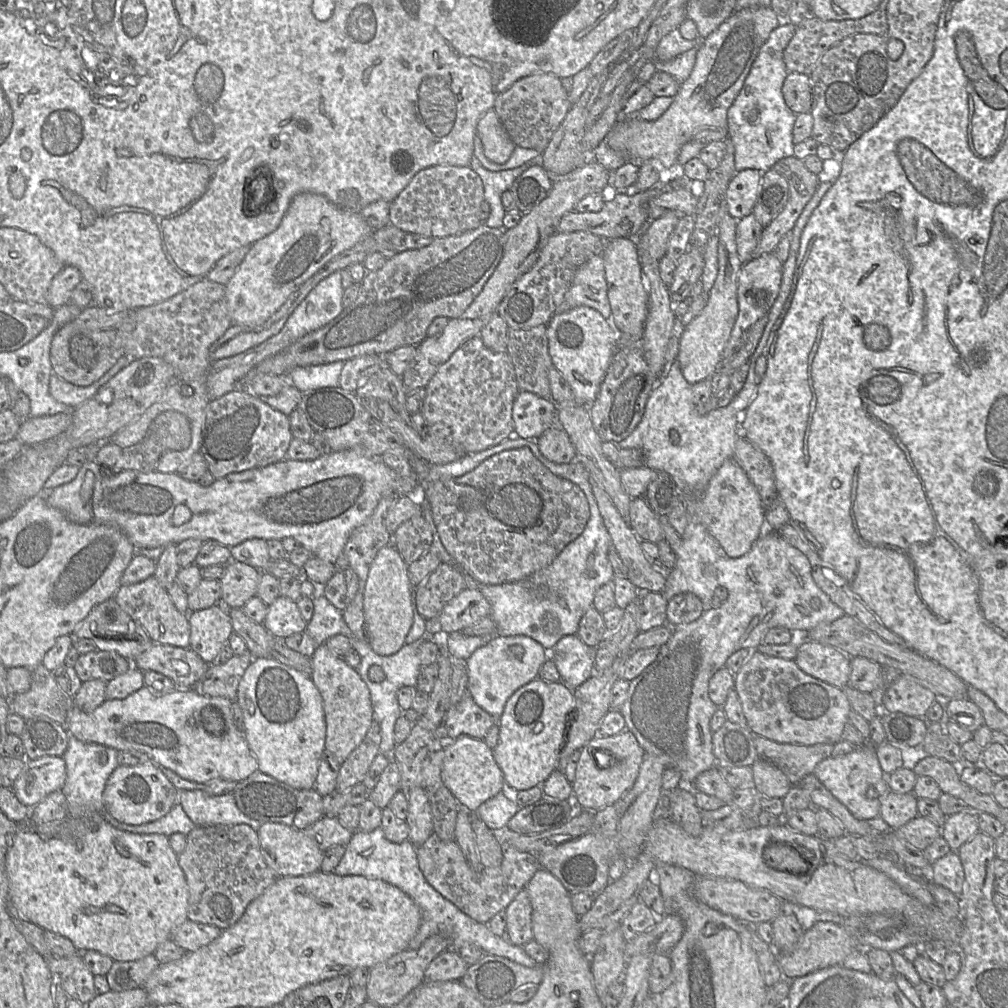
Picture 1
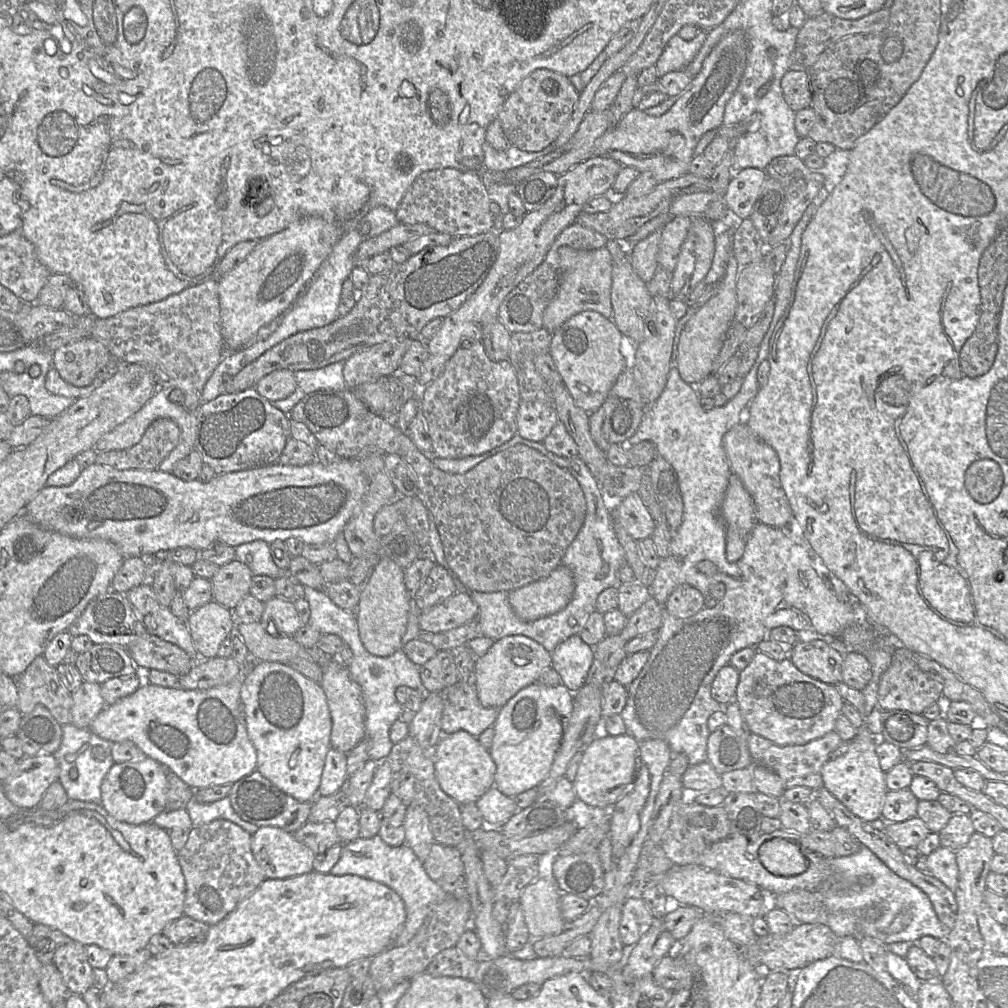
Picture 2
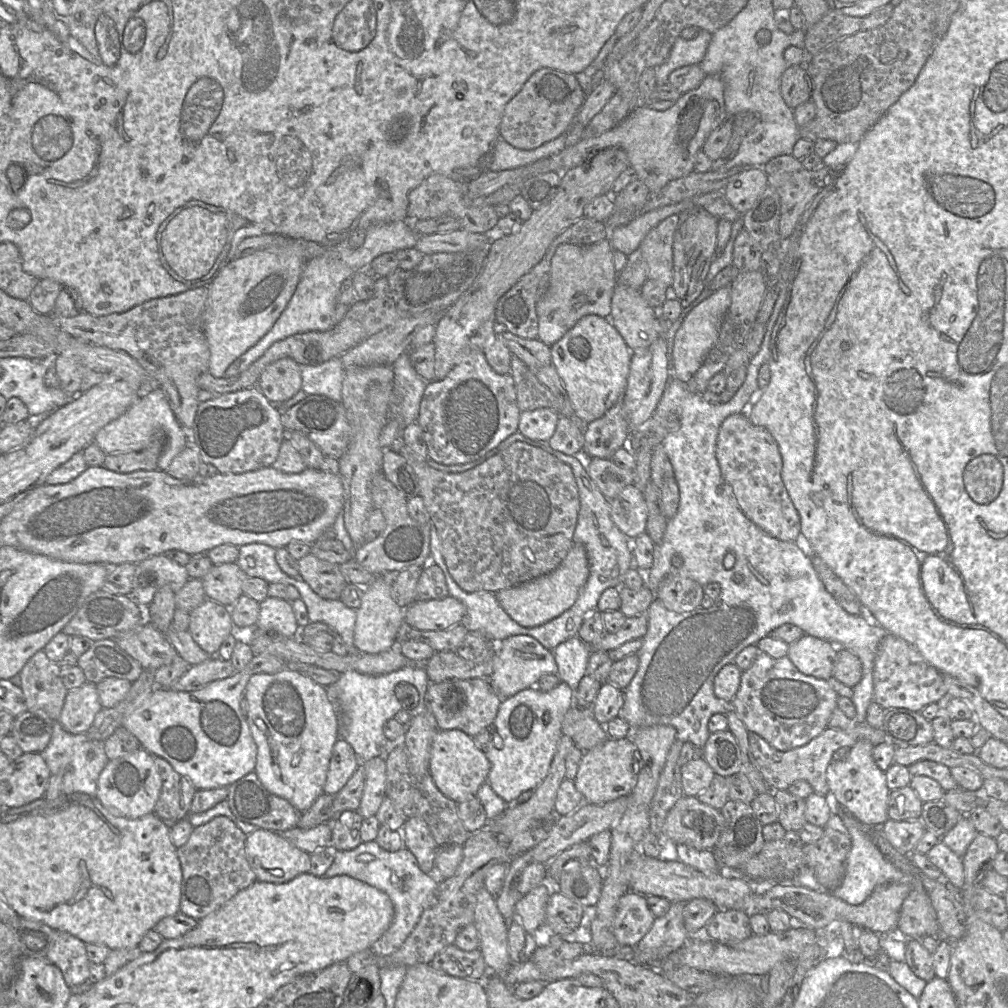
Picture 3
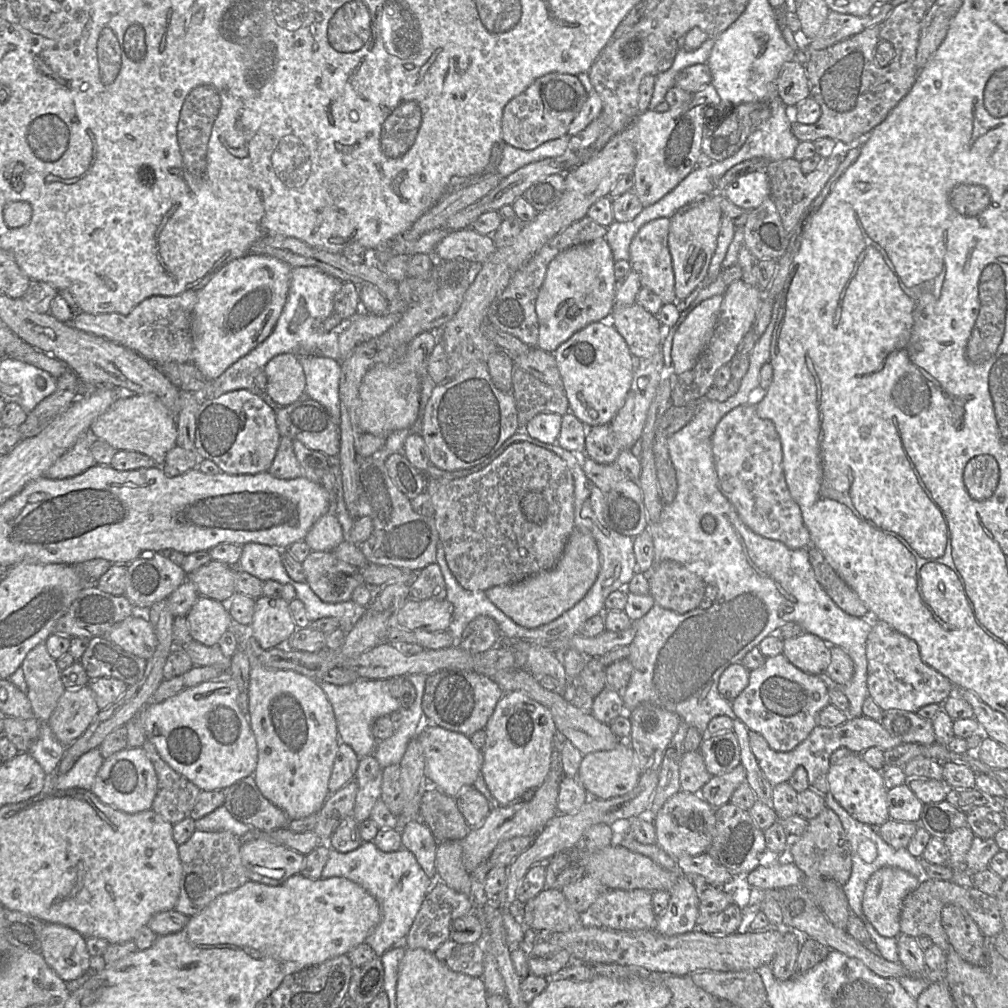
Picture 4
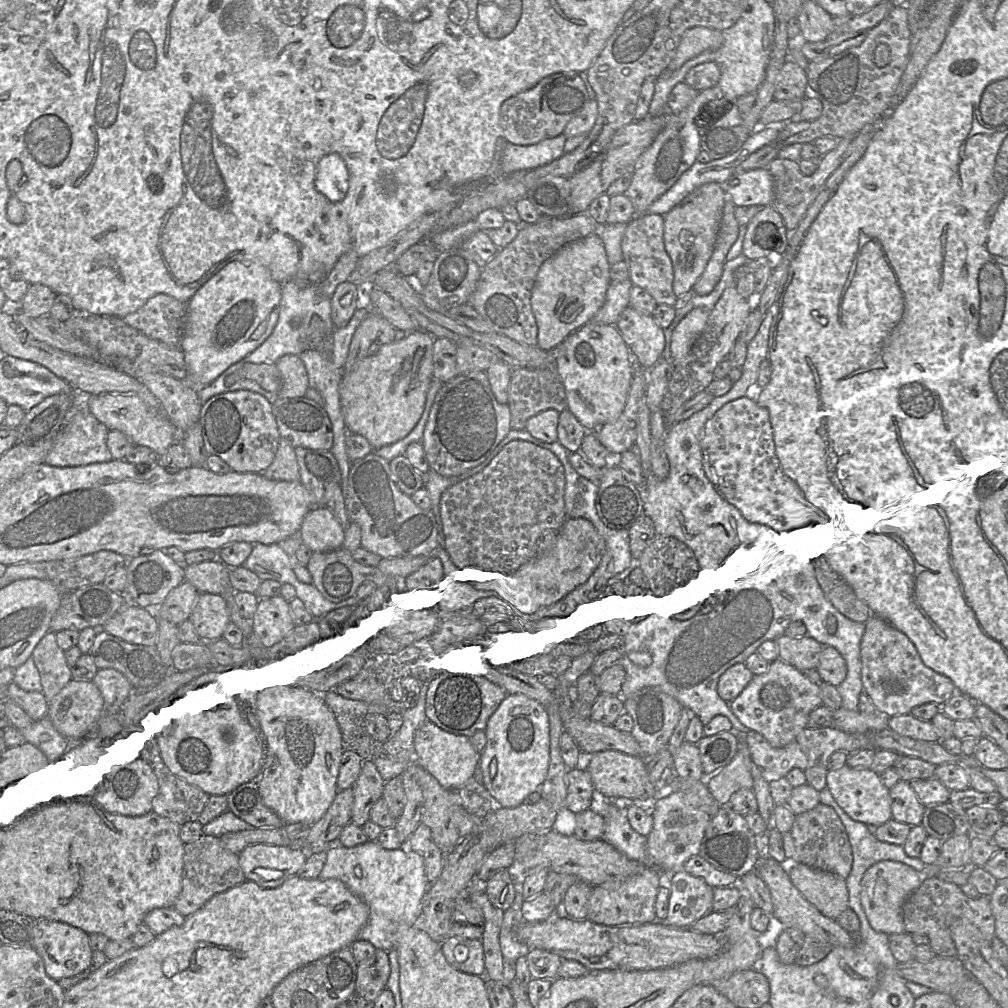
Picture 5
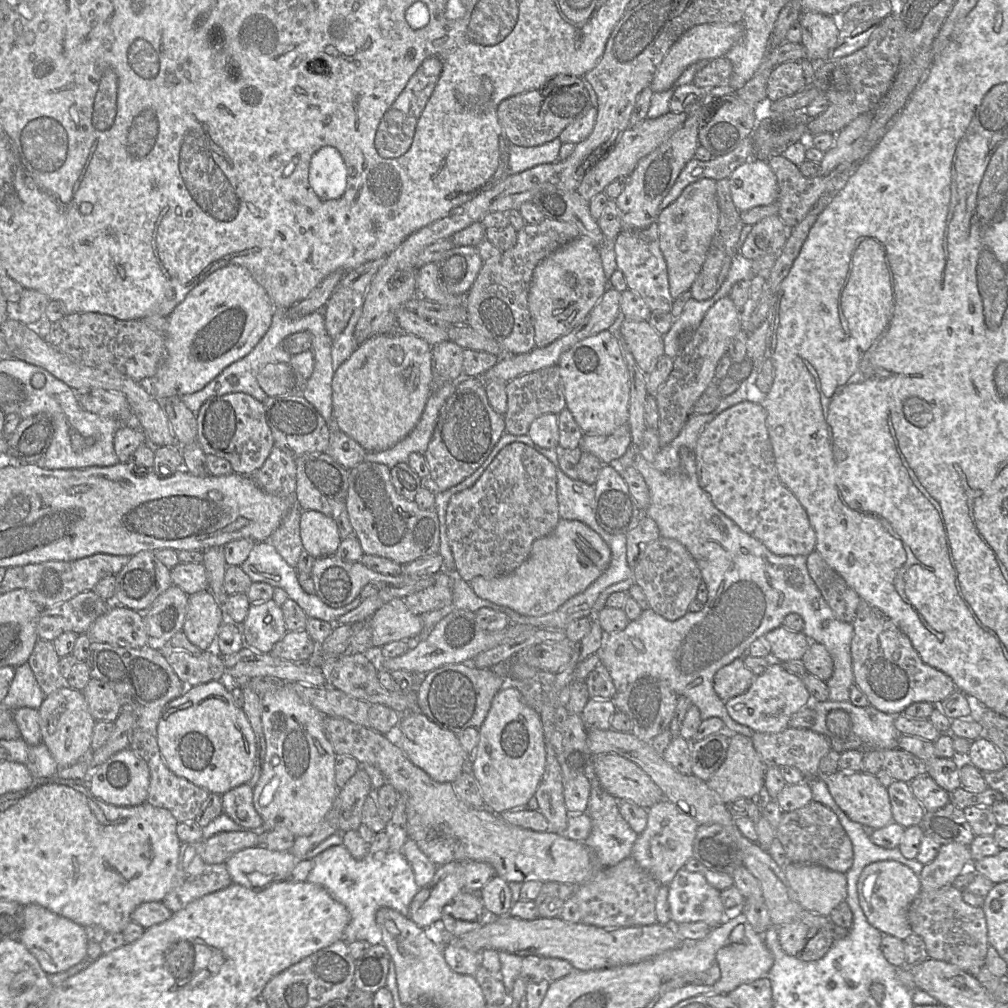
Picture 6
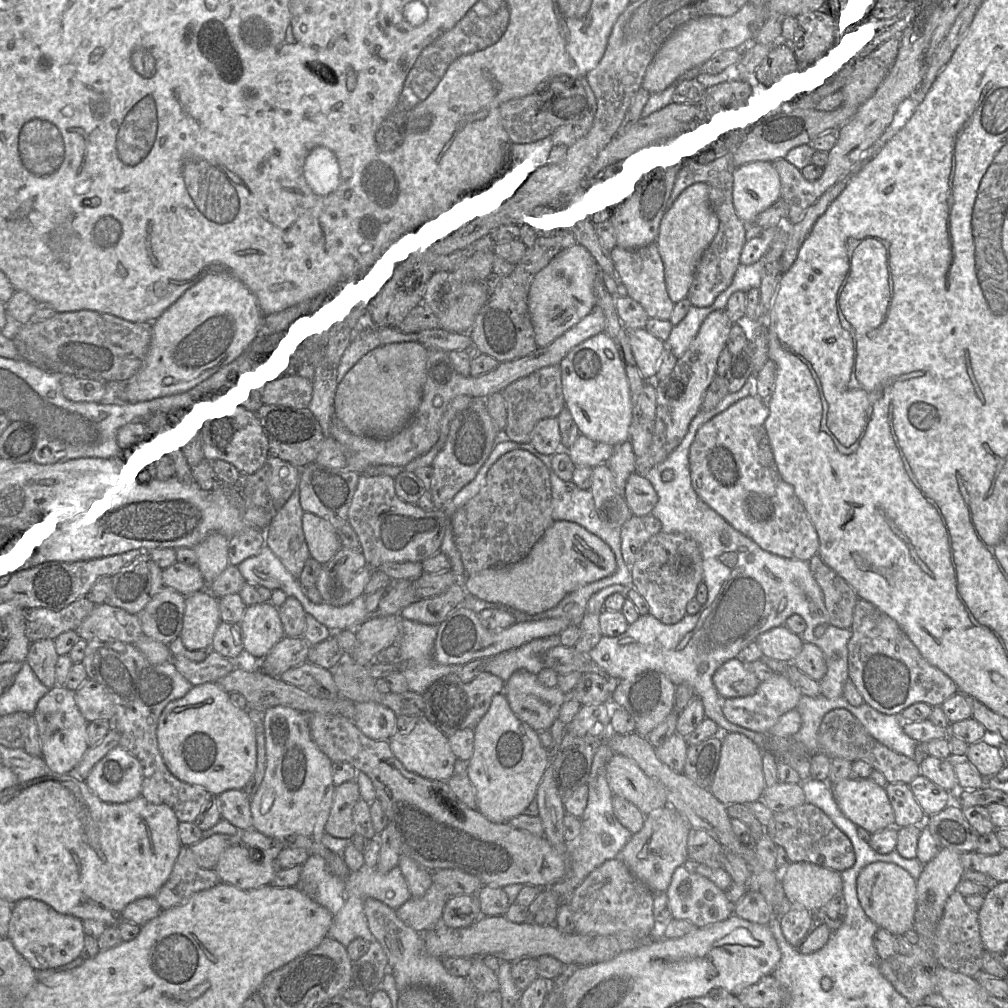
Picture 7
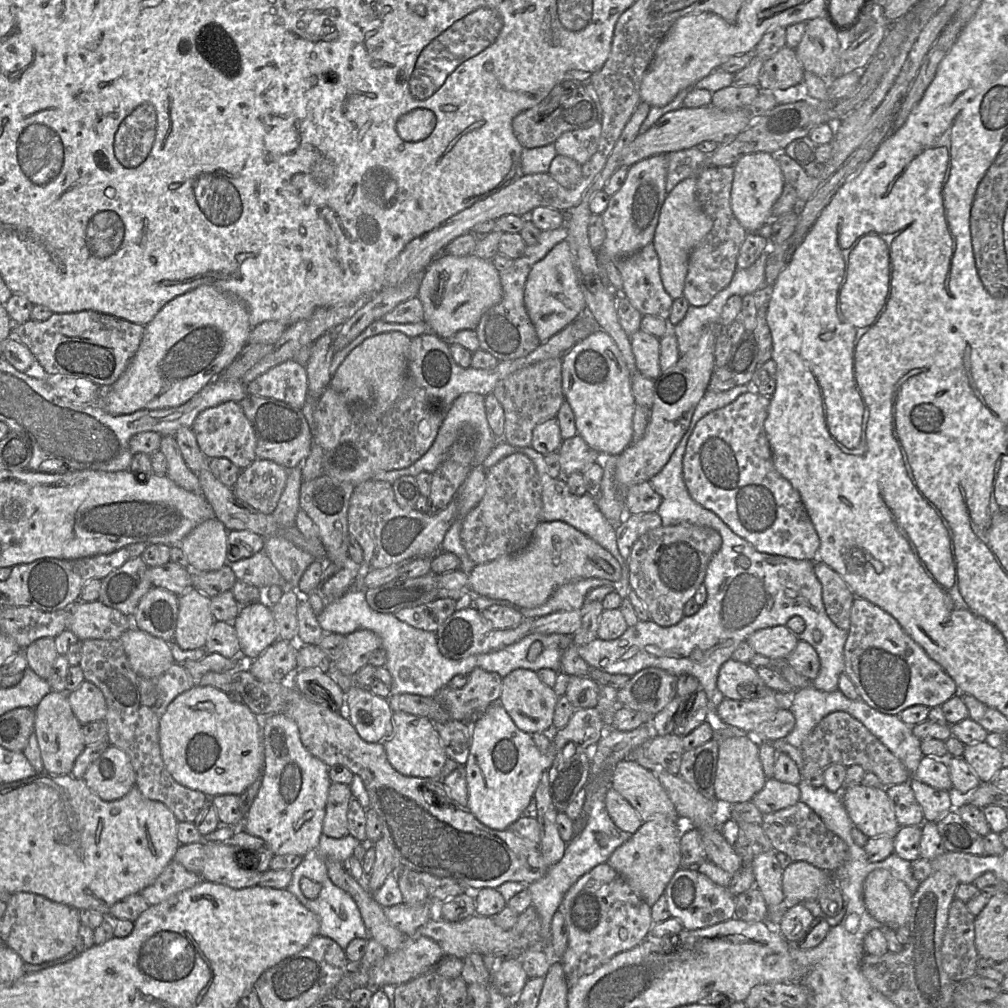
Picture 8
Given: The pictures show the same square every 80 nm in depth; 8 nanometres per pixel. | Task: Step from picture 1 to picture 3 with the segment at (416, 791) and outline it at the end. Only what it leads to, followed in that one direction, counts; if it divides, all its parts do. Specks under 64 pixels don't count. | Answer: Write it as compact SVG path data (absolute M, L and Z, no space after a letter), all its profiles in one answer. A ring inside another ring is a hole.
M419 817L406 818L401 832L404 847L415 856L419 868L426 874L430 873L434 867L438 845L426 822Z

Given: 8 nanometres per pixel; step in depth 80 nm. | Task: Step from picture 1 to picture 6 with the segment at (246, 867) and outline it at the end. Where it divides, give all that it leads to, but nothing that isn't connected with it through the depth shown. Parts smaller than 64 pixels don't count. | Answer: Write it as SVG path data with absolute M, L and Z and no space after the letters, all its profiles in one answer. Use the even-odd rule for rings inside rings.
M181 843L177 871L162 903L174 913L232 883L225 863L207 864L197 851L197 843Z

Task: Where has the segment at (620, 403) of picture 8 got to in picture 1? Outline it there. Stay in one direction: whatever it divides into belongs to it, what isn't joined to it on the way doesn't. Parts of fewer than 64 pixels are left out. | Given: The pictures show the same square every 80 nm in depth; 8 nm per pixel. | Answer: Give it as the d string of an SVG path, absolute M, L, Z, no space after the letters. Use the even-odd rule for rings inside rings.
M579 306L555 313L547 324L548 349L553 366L568 382L576 403L591 406L617 350L618 333L595 309Z

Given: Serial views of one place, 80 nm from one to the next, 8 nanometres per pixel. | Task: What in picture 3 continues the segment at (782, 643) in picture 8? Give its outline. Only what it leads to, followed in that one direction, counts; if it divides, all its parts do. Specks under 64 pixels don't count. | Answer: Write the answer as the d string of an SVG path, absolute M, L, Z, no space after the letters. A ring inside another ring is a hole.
M803 635L789 644L787 657L805 675L828 680L833 676L838 647L827 640Z

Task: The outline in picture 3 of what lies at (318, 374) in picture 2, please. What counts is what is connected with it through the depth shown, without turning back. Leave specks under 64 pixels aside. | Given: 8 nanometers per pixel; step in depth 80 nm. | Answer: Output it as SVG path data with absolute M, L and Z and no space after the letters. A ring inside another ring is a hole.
M341 357L332 358L319 365L300 365L302 387L292 398L285 402L270 402L271 406L284 412L307 397L324 395L333 400L342 400L342 381L344 366Z

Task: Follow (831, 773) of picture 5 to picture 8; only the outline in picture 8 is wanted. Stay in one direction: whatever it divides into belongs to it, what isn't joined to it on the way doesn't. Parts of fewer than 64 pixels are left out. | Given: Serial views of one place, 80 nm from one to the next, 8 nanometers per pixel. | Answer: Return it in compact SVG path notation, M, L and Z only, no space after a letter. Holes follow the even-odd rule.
M859 784L844 788L840 795L854 826L868 838L895 836L900 826L886 788Z

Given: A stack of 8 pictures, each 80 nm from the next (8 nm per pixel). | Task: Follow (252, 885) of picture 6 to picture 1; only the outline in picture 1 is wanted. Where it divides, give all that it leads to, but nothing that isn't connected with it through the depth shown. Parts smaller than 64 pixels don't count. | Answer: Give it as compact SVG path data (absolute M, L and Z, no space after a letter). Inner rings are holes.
M264 823L257 833L264 860L278 877L304 876L320 870L324 851L306 832L282 823Z

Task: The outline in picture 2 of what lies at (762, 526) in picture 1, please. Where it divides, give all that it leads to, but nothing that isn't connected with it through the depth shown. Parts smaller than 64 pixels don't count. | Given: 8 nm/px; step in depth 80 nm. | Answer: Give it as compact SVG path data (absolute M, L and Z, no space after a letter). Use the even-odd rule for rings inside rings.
M733 473L729 477L720 513L725 519L726 559L729 562L736 562L742 557L748 537L759 522L752 497L739 477Z

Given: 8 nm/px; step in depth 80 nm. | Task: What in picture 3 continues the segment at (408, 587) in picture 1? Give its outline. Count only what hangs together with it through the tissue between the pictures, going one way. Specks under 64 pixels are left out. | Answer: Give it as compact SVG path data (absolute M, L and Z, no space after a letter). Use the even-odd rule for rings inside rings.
M389 574L376 576L374 581L366 587L361 605L356 609L354 646L358 651L376 654L398 647L404 609L392 597L391 577L392 575Z

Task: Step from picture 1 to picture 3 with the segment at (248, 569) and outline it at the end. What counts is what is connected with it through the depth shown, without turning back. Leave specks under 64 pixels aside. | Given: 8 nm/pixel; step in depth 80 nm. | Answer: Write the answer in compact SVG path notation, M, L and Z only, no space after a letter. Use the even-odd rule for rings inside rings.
M236 562L213 565L202 578L206 597L230 608L243 594L242 584L246 577Z

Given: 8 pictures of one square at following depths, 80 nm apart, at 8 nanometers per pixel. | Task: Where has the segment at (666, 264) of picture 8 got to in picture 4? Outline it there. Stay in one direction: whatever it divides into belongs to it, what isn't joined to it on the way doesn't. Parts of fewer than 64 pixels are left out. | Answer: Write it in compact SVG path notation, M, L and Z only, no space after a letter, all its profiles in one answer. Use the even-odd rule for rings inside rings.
M719 192L696 197L670 217L668 248L672 258L675 294L678 300L688 297L704 281L708 273L712 256L716 250L720 221L723 216L721 200L722 193Z

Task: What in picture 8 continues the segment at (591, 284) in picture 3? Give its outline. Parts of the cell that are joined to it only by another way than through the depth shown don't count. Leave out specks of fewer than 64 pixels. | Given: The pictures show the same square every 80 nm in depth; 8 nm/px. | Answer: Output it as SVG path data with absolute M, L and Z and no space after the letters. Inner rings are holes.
M566 239L556 244L532 267L524 289L524 304L541 344L587 310L579 286L573 254Z

